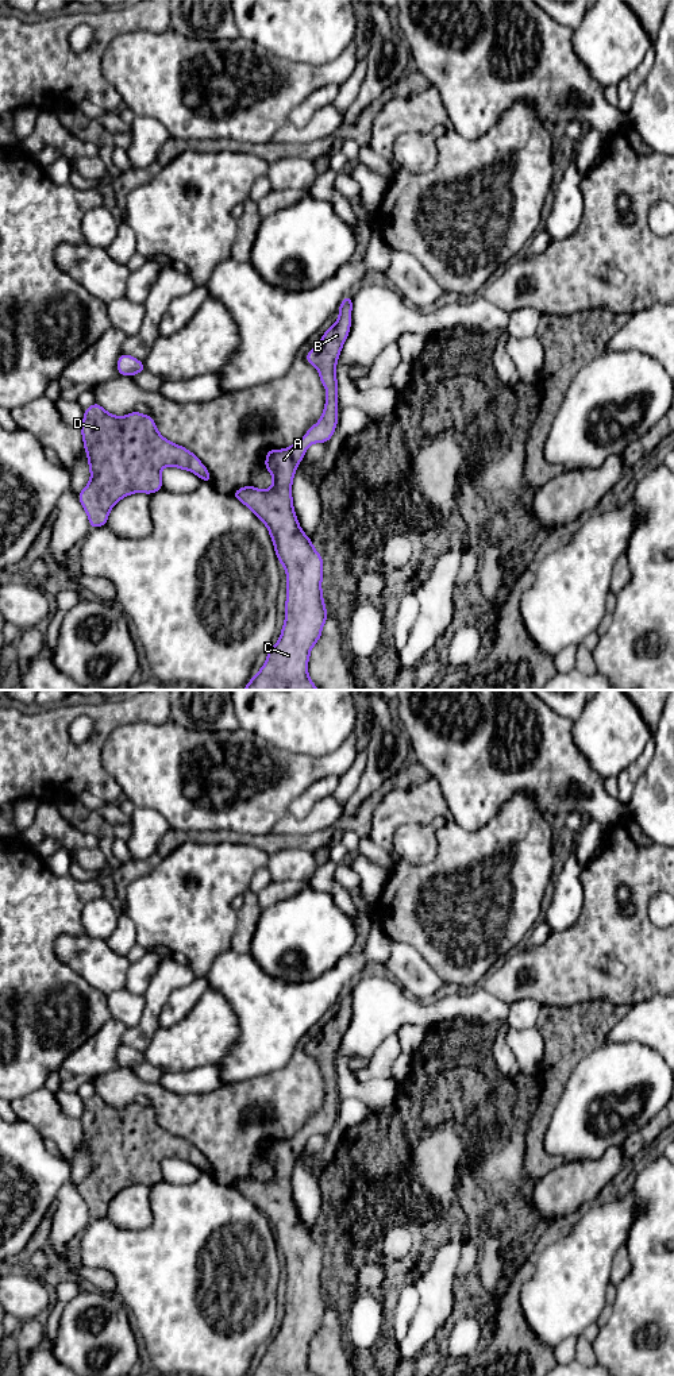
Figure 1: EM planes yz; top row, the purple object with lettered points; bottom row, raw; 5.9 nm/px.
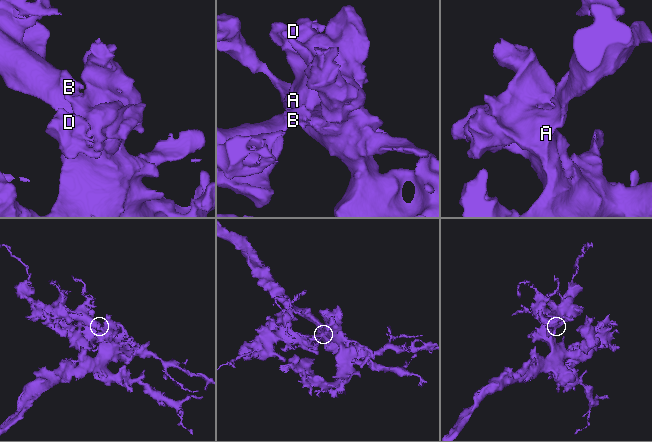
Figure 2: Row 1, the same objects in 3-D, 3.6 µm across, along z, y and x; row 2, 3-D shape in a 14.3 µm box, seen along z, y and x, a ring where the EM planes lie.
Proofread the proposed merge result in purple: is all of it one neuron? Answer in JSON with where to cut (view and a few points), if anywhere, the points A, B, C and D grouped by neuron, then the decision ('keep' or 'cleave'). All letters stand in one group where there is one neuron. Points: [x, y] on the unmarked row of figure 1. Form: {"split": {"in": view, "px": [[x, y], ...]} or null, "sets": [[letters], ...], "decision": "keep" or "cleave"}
{"split": null, "sets": [["A", "B", "C", "D"]], "decision": "keep"}

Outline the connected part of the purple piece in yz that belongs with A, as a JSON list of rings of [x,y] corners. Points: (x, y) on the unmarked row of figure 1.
[[[351,986],[342,991],[338,1002],[336,1014],[304,1048],[317,1060],[321,1076],[327,1082],[320,1111],[293,1137],[266,1142],[265,1160],[273,1167],[270,1180],[261,1182],[249,1176],[231,1184],[267,1218],[288,1273],[281,1327],[276,1337],[267,1341],[266,1353],[247,1376],[315,1376],[308,1368],[308,1352],[330,1307],[321,1281],[324,1252],[299,1215],[292,1175],[307,1140],[312,1134],[327,1134],[338,1115],[339,1074],[335,1061],[351,1018]]]

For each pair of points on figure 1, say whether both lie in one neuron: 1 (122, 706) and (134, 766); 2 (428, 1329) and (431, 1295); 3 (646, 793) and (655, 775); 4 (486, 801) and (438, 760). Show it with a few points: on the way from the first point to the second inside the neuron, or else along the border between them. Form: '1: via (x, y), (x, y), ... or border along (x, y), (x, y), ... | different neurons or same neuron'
1: border along (158, 724), (122, 724), (112, 731), (103, 746) | different neurons
2: via (428, 1321), (431, 1317), (431, 1303) | same neuron
3: via (650, 789), (655, 779) | same neuron
4: via (474, 789), (450, 764) | same neuron

